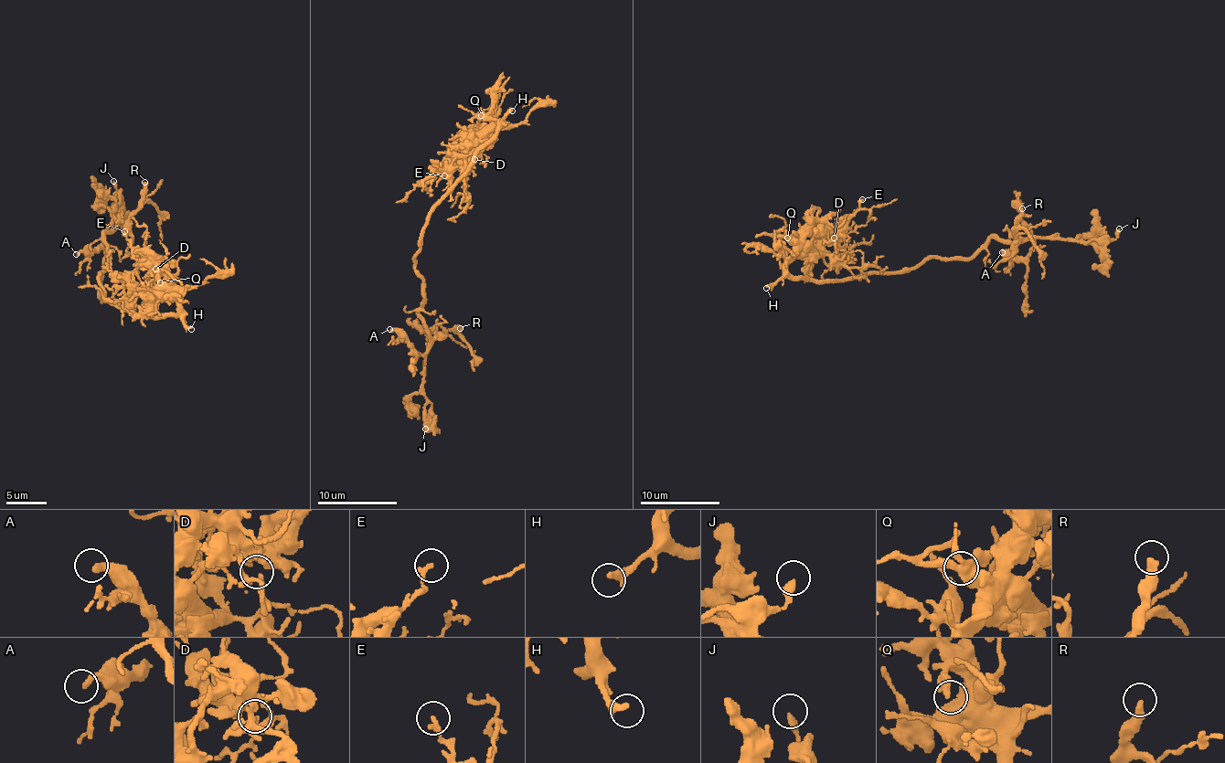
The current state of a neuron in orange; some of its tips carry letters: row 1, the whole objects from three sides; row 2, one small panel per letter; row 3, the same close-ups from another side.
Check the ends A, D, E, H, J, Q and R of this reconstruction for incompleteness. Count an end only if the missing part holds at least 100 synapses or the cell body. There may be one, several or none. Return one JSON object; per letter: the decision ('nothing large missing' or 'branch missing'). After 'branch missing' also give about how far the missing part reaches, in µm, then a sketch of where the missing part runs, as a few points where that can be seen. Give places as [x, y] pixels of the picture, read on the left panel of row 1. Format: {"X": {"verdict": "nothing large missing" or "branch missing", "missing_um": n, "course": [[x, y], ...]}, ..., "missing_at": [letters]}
{"A": {"verdict": "nothing large missing"}, "D": {"verdict": "nothing large missing"}, "E": {"verdict": "nothing large missing"}, "H": {"verdict": "branch missing", "missing_um": 70, "course": [[191, 329], [229, 356], [235, 384], [232, 355], [205, 323], [108, 246], [12, 203], [5, 174], [15, 164]]}, "J": {"verdict": "nothing large missing"}, "Q": {"verdict": "nothing large missing"}, "R": {"verdict": "nothing large missing"}, "missing_at": ["H"]}

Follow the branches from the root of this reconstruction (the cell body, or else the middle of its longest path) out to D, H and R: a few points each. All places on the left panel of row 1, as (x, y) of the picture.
D: (103, 291), (109, 303), (128, 311), (132, 308), (132, 295), (145, 288), (155, 276), (155, 269)
H: (103, 291), (105, 300), (116, 308), (154, 320), (161, 316), (177, 316), (191, 329)
R: (103, 291), (100, 284), (101, 271), (107, 268), (110, 248), (104, 233), (139, 208), (144, 182)

